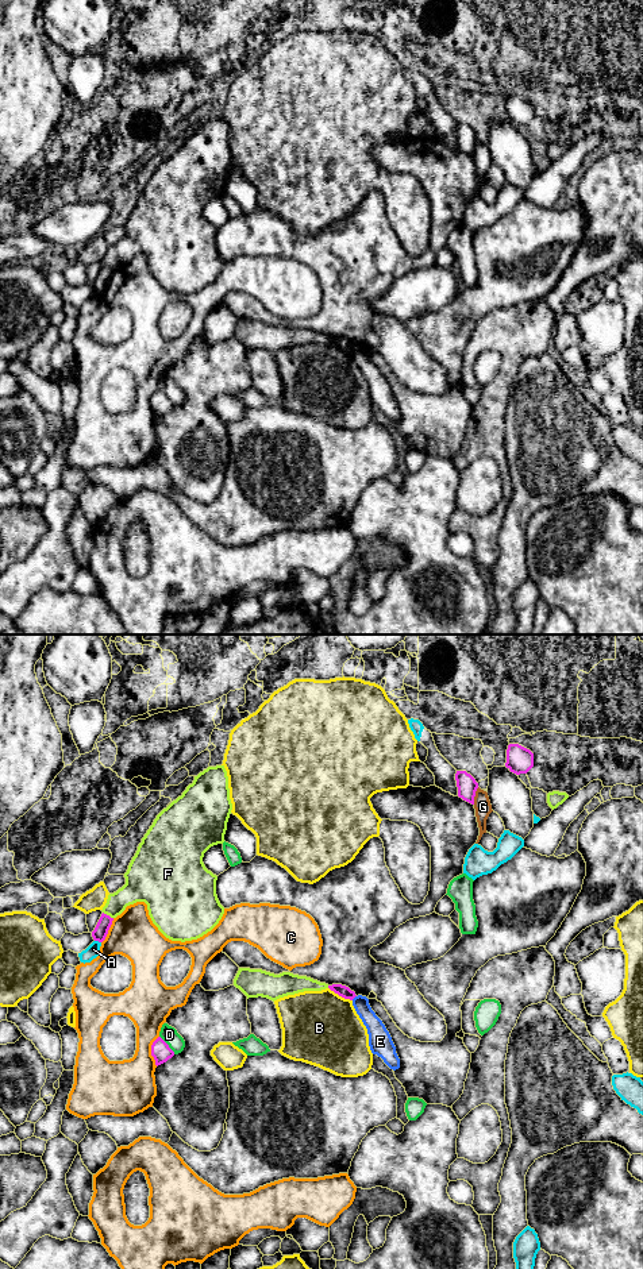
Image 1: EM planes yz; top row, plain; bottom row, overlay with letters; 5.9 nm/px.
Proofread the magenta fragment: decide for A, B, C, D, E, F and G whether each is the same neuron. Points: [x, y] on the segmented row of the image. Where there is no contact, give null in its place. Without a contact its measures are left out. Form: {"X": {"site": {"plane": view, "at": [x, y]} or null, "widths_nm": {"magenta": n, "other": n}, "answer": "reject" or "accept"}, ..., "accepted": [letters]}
{"A": {"site": {"plane": "yz", "at": [97, 940]}, "widths_nm": {"magenta": 90, "other": 80}, "answer": "reject"}, "B": {"site": {"plane": "yz", "at": [341, 995]}, "widths_nm": {"magenta": 70, "other": 440}, "answer": "reject"}, "C": {"site": {"plane": "yz", "at": [151, 1050]}, "widths_nm": {"magenta": 120, "other": 320}, "answer": "reject"}, "D": {"site": {"plane": "yz", "at": [168, 1045]}, "widths_nm": {"magenta": 120, "other": 100}, "answer": "reject"}, "E": {"site": {"plane": "yz", "at": [353, 998]}, "widths_nm": {"magenta": 70, "other": 120}, "answer": "reject"}, "F": {"site": {"plane": "yz", "at": [108, 915]}, "widths_nm": {"magenta": 90, "other": 180}, "answer": "reject"}, "G": {"site": {"plane": "yz", "at": [474, 795]}, "widths_nm": {"magenta": 120, "other": 100}, "answer": "reject"}, "accepted": []}

